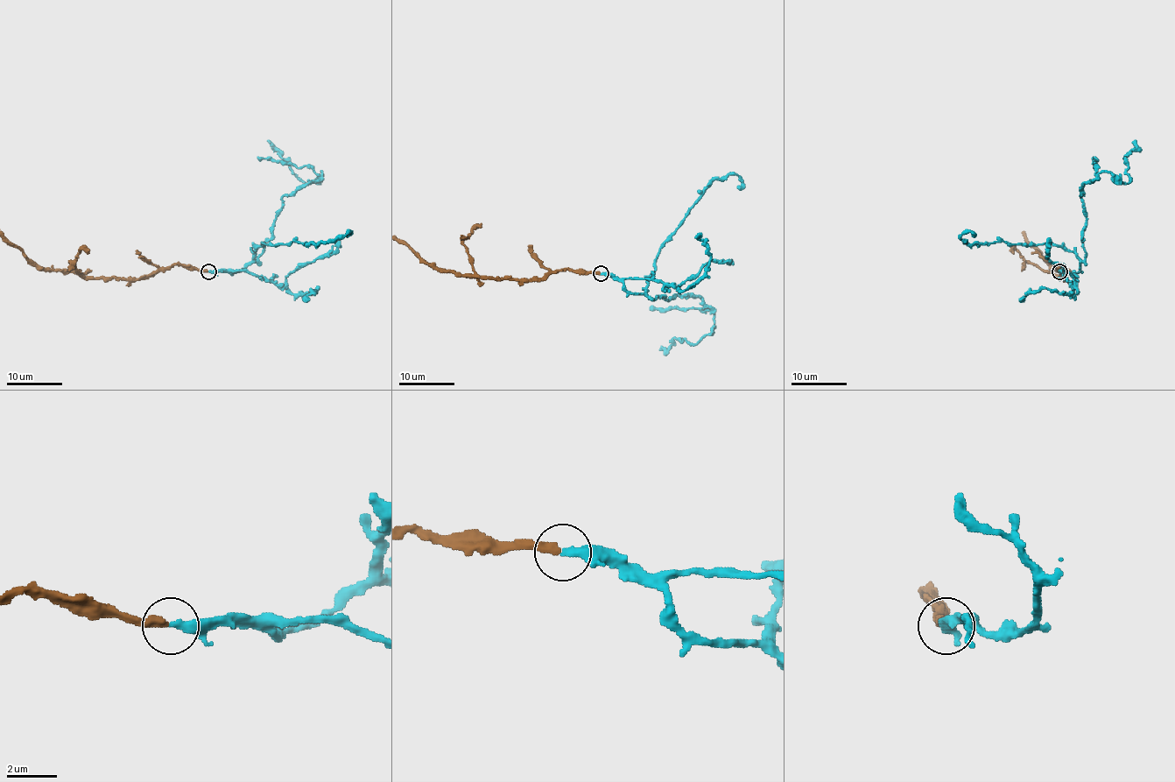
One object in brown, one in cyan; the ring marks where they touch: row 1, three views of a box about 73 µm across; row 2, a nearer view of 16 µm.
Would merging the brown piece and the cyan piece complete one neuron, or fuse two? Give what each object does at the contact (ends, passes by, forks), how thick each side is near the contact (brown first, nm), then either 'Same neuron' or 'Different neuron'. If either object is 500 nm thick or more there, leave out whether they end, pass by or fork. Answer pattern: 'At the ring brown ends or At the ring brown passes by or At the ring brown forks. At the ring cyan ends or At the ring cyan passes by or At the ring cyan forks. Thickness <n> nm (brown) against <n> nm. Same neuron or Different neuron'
At the ring brown ends. At the ring cyan ends. Thickness 340 nm (brown) against 360 nm. Same neuron

